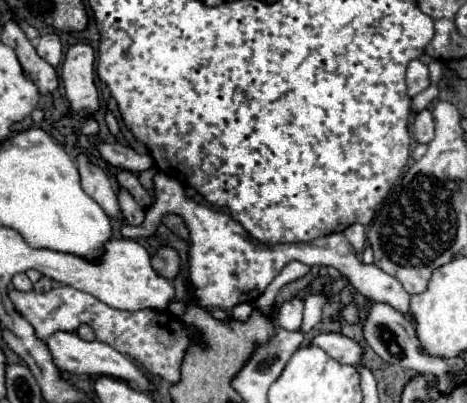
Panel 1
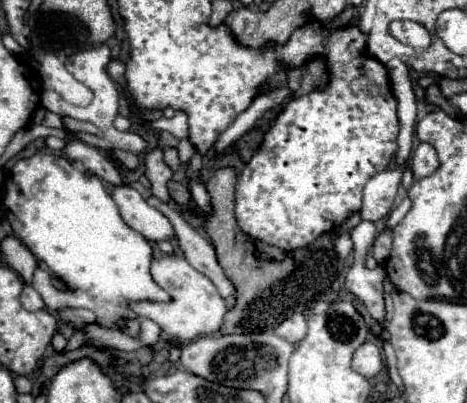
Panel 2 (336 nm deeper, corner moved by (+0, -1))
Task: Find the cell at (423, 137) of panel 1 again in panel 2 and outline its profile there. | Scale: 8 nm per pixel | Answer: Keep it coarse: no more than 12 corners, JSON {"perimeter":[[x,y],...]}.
{"perimeter":[[419,143],[411,165],[415,179],[439,167],[437,151]]}

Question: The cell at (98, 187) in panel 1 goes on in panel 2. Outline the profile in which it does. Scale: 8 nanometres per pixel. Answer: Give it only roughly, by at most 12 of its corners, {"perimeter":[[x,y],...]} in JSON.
{"perimeter":[[129,185],[111,199],[123,221],[147,241],[173,237],[169,219]]}

